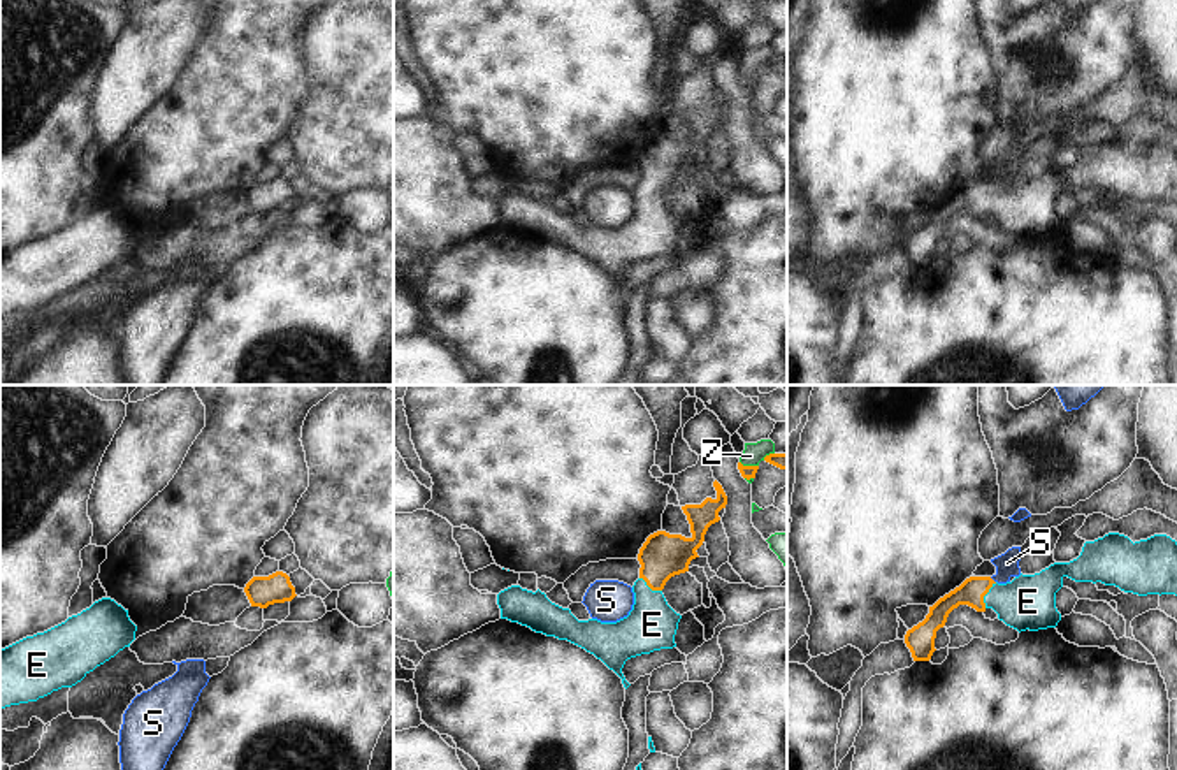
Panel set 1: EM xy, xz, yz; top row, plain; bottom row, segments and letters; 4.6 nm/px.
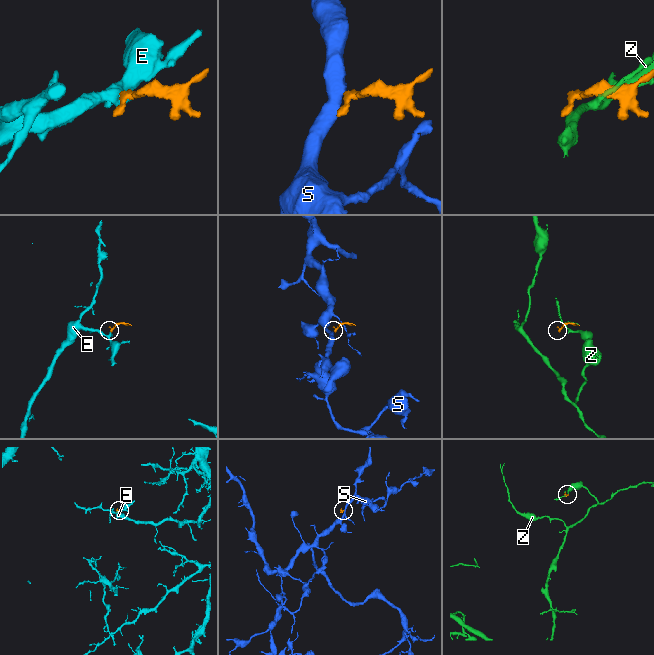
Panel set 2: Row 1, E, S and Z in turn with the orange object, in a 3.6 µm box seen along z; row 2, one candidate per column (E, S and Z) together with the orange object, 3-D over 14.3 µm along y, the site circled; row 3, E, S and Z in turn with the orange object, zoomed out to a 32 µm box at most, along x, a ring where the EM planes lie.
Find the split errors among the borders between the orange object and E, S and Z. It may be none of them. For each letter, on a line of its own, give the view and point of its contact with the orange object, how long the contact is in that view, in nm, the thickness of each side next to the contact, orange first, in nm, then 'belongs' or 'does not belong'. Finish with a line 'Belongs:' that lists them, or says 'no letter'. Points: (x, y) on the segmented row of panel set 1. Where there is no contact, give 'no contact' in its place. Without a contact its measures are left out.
E: yz (986, 593) | 130 nm | 120/240 nm | belongs
S: yz (993, 581) | 40 nm | 120/110 nm | does not belong
Z: xz (749, 466) | 90 nm | 60/100 nm | does not belong
Belongs: E

